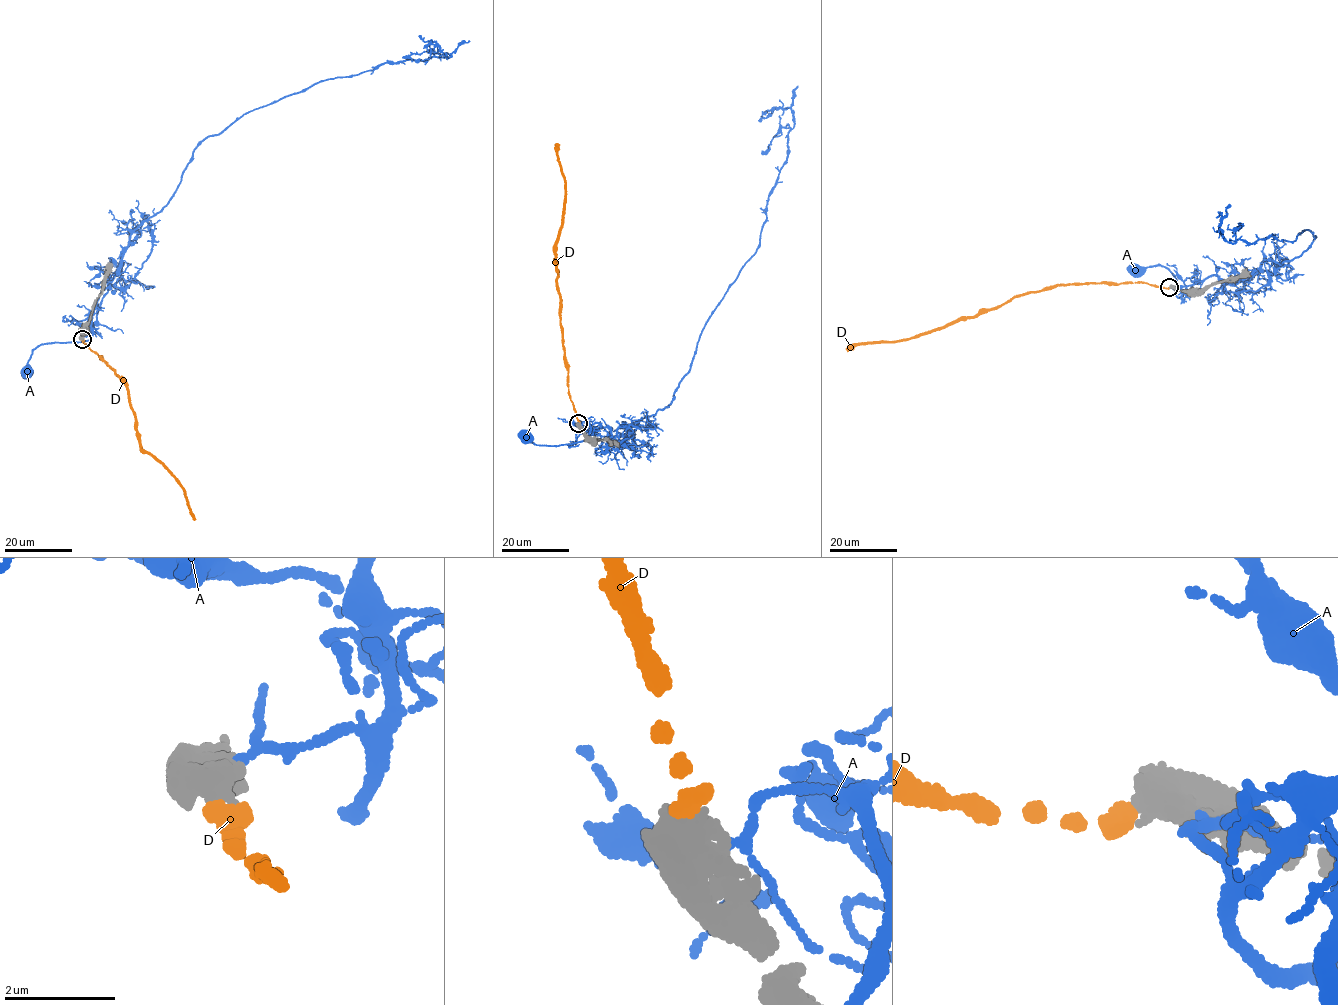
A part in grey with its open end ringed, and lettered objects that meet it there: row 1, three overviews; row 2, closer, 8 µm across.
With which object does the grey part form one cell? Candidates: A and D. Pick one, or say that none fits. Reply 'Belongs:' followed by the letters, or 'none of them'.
Belongs: D

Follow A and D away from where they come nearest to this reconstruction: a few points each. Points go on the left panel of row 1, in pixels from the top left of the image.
A: (83, 337), (90, 336), (83, 341), (38, 345), (32, 352), (27, 371)
D: (82, 339), (127, 388), (137, 420), (134, 428), (140, 435), (139, 445), (161, 464), (186, 493), (192, 519)

